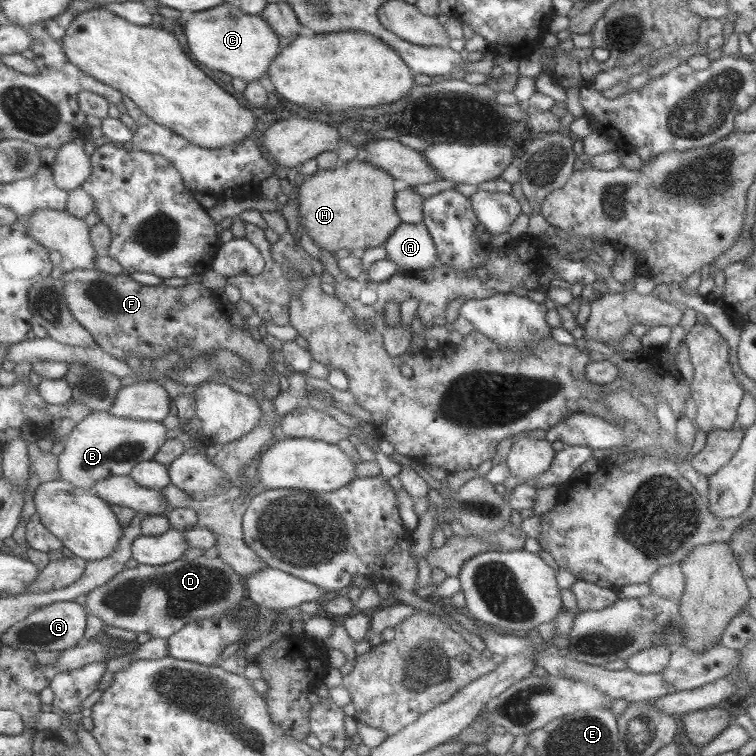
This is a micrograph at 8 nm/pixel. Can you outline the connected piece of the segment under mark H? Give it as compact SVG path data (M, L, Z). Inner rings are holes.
M356 159L341 163L335 170L318 169L299 187L300 227L319 248L340 257L379 247L403 223L394 209L393 180L389 173Z

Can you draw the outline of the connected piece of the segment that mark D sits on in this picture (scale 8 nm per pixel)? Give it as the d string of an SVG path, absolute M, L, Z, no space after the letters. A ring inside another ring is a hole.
M200 555L161 566L138 564L134 568L125 567L107 584L95 587L87 595L84 607L91 616L98 616L109 626L169 639L190 622L237 610L247 596L243 575L218 556L207 558Z

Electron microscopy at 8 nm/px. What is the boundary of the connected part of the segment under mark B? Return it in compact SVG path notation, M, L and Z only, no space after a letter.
M110 411L91 413L64 441L64 451L59 456L61 479L92 490L94 484L104 478L130 475L135 465L155 458L167 442L167 430L159 421L121 418Z

